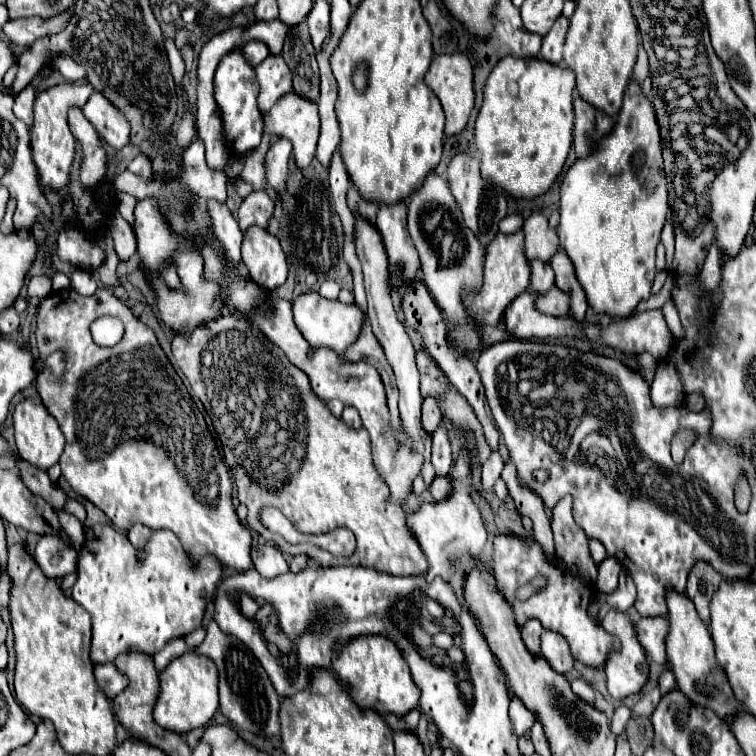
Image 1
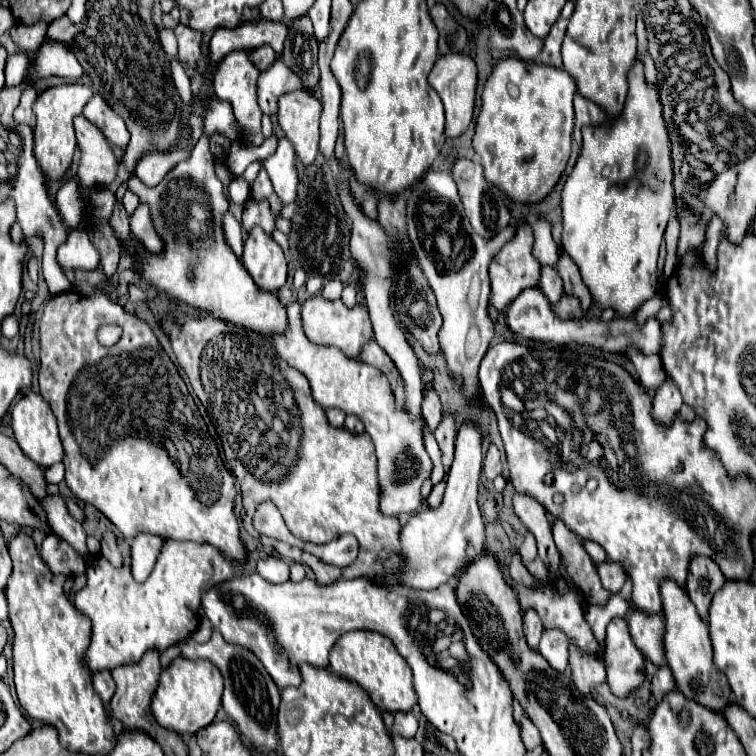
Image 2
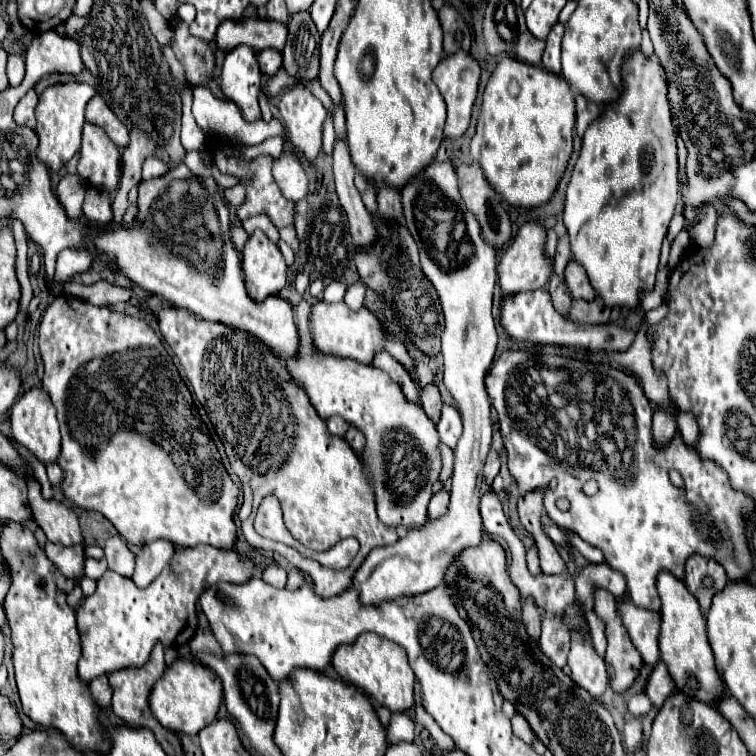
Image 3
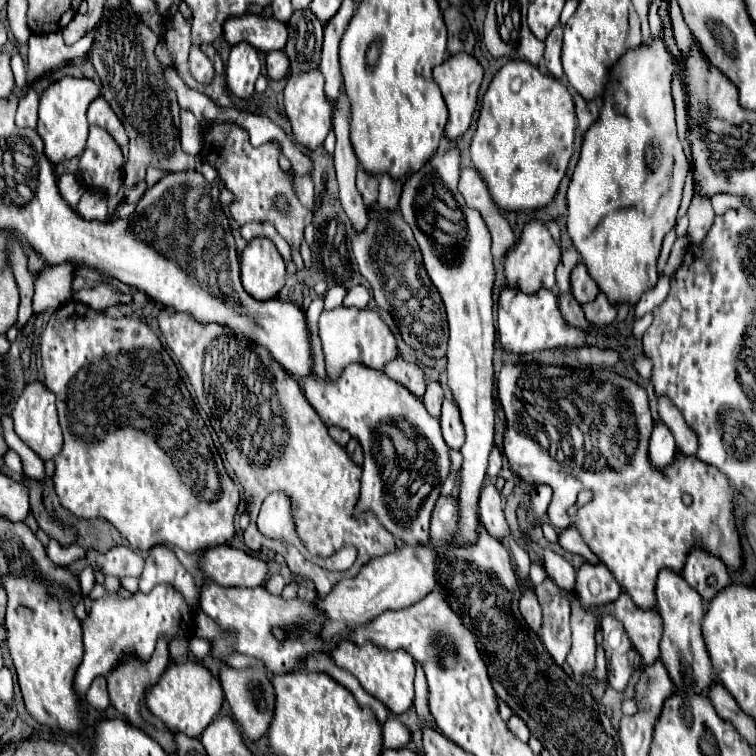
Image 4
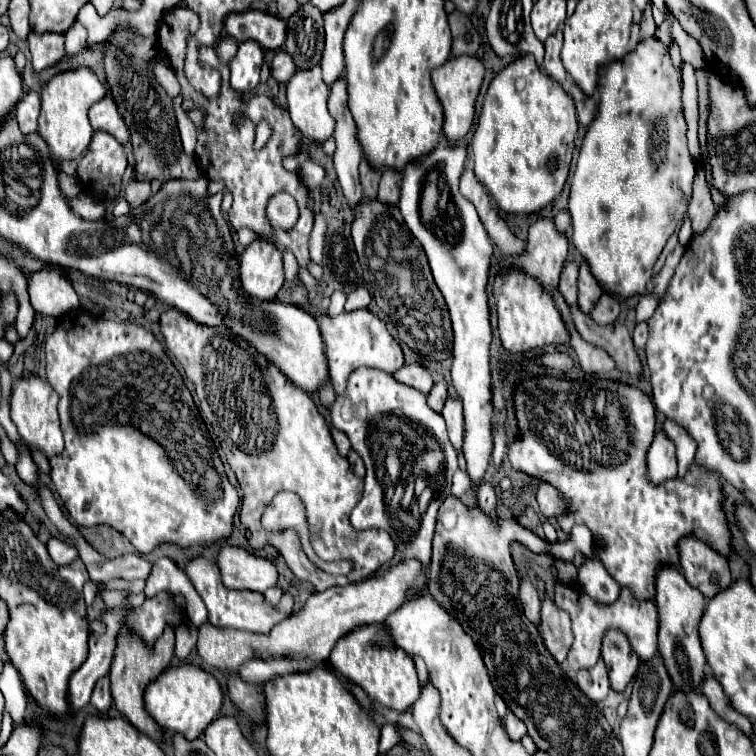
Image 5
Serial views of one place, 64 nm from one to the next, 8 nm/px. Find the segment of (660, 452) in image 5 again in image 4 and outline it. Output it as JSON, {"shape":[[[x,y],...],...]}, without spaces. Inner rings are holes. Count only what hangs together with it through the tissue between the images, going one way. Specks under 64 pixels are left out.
{"shape":[[[658,420],[654,424],[652,438],[650,438],[650,460],[652,460],[652,464],[662,470],[664,466],[668,466],[672,462],[674,450],[676,450],[676,442],[674,442],[670,428],[662,420]]]}

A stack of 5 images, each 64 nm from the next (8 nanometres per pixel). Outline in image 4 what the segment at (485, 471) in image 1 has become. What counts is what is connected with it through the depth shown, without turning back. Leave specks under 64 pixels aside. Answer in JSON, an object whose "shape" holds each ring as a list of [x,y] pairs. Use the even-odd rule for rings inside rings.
{"shape":[[[496,446],[493,447],[489,456],[488,472],[486,472],[490,478],[496,478],[498,476],[498,472],[500,472],[502,467],[502,459],[501,449]]]}

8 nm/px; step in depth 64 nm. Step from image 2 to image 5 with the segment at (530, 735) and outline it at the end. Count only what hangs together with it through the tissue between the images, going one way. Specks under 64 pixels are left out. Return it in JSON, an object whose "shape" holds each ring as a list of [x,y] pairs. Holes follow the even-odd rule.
{"shape":[[[508,710],[508,716],[504,720],[504,726],[506,726],[506,732],[512,740],[522,740],[526,736],[526,724],[520,718],[516,718],[510,710]]]}

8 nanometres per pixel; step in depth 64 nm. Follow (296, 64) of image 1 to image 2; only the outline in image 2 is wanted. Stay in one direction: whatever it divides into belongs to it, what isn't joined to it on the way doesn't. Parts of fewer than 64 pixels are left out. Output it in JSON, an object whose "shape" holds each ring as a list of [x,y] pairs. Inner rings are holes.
{"shape":[[[302,16],[290,24],[282,60],[294,74],[300,76],[304,90],[310,94],[318,88],[316,52],[318,52],[318,42],[312,36],[312,22],[308,20],[308,16]]]}

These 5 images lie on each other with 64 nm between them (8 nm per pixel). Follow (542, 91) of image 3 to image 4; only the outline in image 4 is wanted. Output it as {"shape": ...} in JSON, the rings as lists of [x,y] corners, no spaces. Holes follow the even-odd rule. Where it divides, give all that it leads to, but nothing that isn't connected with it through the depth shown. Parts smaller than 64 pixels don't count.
{"shape":[[[510,60],[496,72],[482,98],[470,146],[472,162],[502,210],[544,208],[566,174],[574,132],[576,112],[568,88],[526,60]]]}

